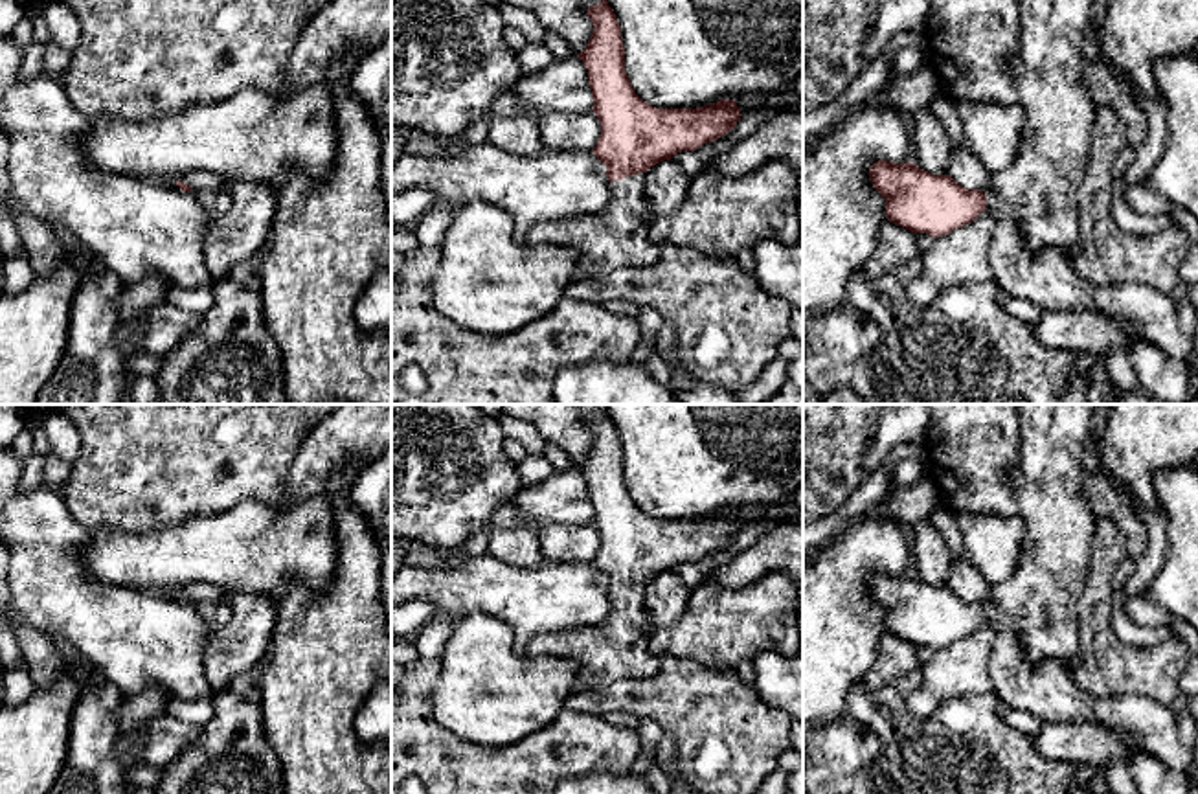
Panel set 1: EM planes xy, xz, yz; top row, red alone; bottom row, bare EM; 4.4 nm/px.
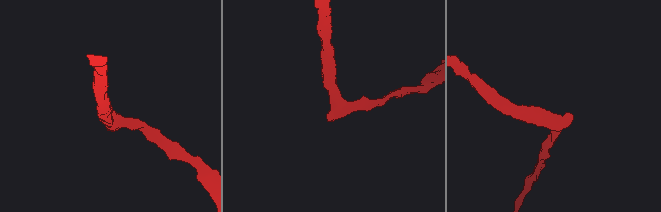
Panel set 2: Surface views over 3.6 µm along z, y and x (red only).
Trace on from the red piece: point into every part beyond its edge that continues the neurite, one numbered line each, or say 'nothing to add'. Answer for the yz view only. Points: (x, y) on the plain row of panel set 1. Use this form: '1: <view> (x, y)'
1: yz (1039, 601)

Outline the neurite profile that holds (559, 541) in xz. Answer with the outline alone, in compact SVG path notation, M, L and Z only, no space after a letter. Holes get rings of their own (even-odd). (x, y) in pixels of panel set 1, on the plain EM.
M593 522L548 524L535 527L548 561L593 561L601 548L601 535Z

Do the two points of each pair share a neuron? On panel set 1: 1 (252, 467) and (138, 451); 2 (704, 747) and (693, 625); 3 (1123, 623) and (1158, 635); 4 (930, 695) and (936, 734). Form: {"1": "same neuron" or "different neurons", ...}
{"1": "same neuron", "2": "different neurons", "3": "same neuron", "4": "different neurons"}

